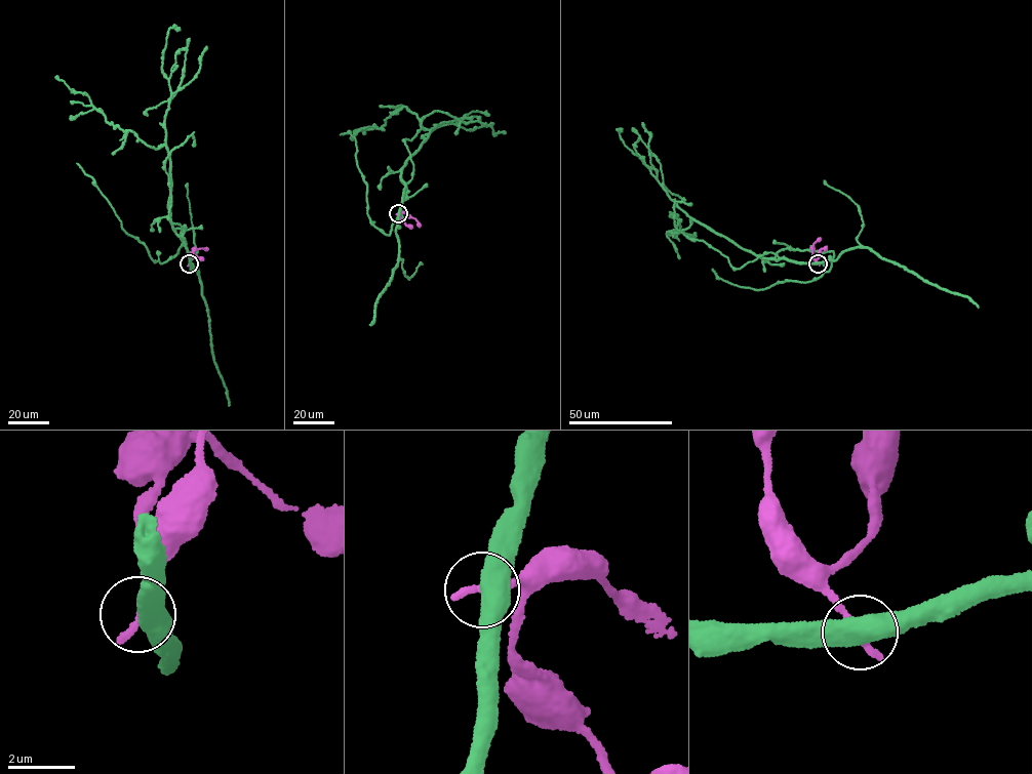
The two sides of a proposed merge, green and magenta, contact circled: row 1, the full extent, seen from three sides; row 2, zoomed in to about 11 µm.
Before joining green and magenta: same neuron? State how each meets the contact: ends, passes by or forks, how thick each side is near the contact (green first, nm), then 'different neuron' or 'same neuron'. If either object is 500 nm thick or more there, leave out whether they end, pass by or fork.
550 nm thick on the green side, 240 nm on the other; different neuron

